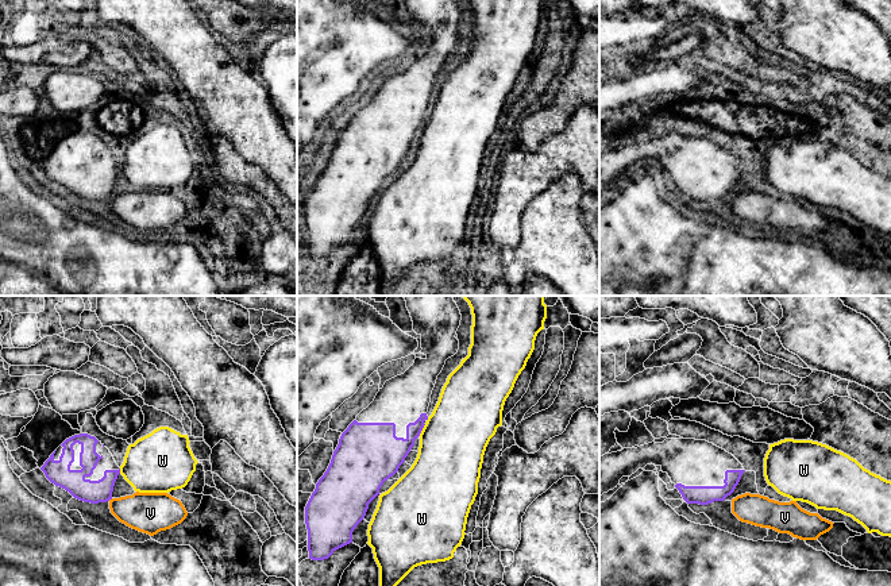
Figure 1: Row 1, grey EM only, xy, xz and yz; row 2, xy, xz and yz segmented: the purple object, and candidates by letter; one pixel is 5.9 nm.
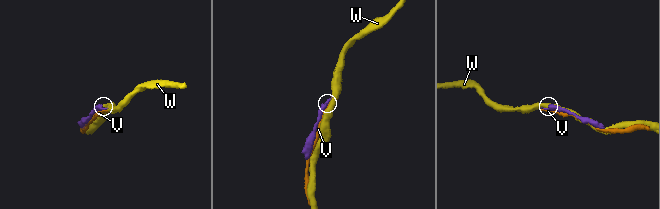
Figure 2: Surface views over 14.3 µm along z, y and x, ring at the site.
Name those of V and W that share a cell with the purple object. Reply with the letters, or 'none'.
none

